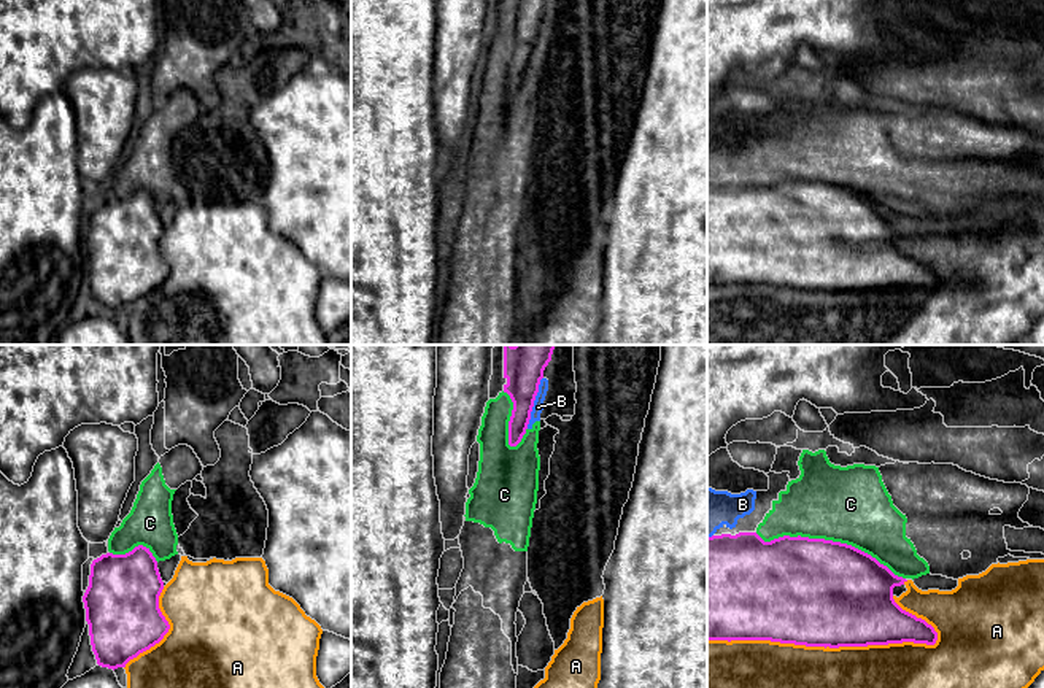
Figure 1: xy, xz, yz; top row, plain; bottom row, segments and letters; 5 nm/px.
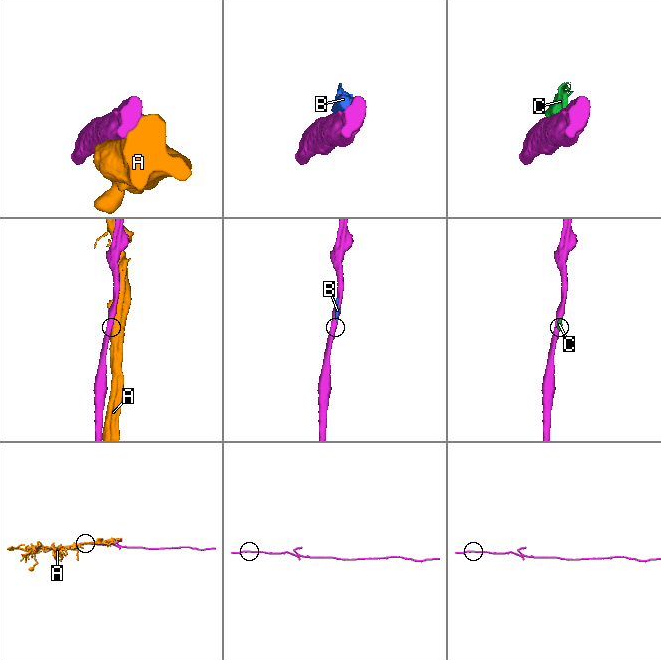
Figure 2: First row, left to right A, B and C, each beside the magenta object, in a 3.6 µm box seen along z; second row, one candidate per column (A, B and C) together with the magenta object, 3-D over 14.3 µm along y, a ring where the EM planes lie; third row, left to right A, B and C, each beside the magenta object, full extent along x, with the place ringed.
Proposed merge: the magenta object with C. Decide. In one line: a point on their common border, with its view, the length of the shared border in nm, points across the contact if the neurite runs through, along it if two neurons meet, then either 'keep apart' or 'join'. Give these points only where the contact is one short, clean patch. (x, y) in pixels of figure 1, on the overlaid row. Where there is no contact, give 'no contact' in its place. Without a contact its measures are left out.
meets magenta in yz at (830, 541); contact 800 nm long; keep apart

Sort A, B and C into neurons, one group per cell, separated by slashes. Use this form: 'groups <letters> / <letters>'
groups A / B C

